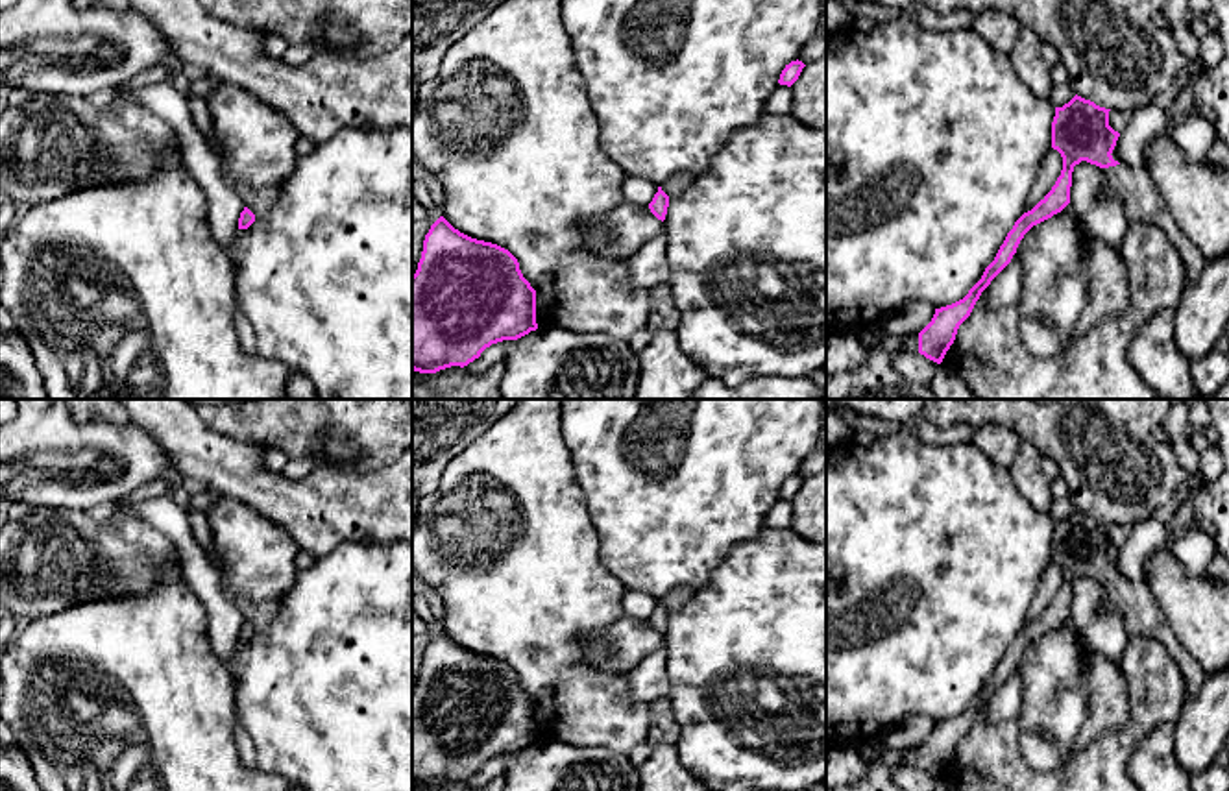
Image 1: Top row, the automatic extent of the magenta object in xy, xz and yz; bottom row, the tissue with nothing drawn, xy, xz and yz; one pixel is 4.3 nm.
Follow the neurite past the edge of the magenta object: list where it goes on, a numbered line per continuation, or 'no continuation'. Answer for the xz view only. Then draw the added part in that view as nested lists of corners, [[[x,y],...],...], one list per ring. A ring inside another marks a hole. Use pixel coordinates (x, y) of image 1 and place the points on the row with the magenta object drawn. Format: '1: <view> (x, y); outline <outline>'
no continuation

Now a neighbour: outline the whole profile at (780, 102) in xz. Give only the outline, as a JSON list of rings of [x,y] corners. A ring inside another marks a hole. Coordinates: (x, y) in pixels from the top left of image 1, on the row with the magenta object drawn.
[[[778,85],[767,98],[763,113],[767,115],[791,115],[793,92],[787,85]]]

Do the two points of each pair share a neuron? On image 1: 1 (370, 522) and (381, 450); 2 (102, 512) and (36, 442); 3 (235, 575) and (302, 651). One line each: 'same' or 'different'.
1: different
2: different
3: different

